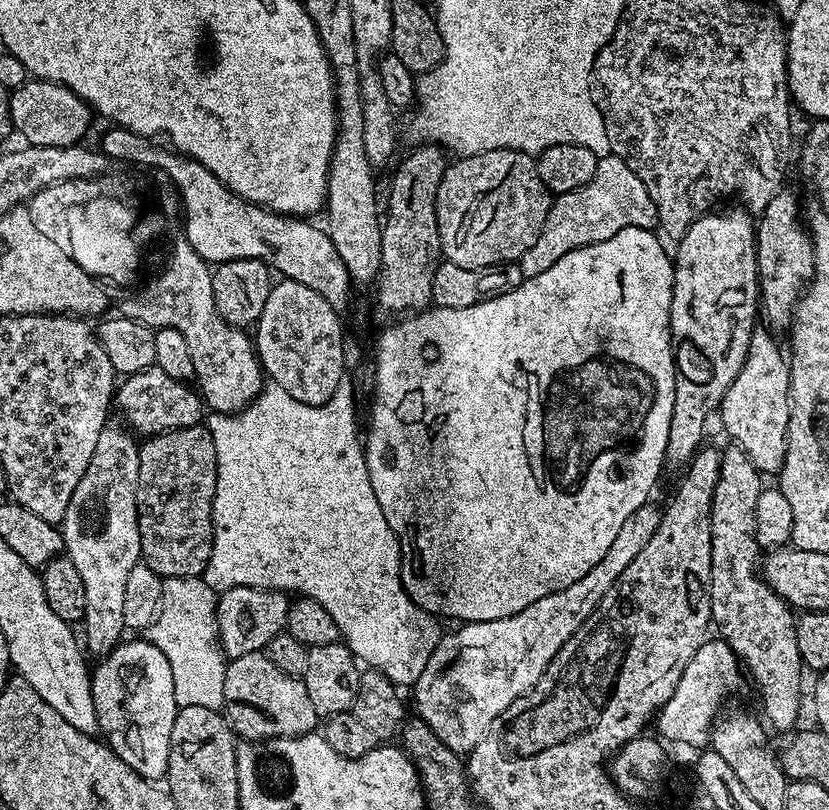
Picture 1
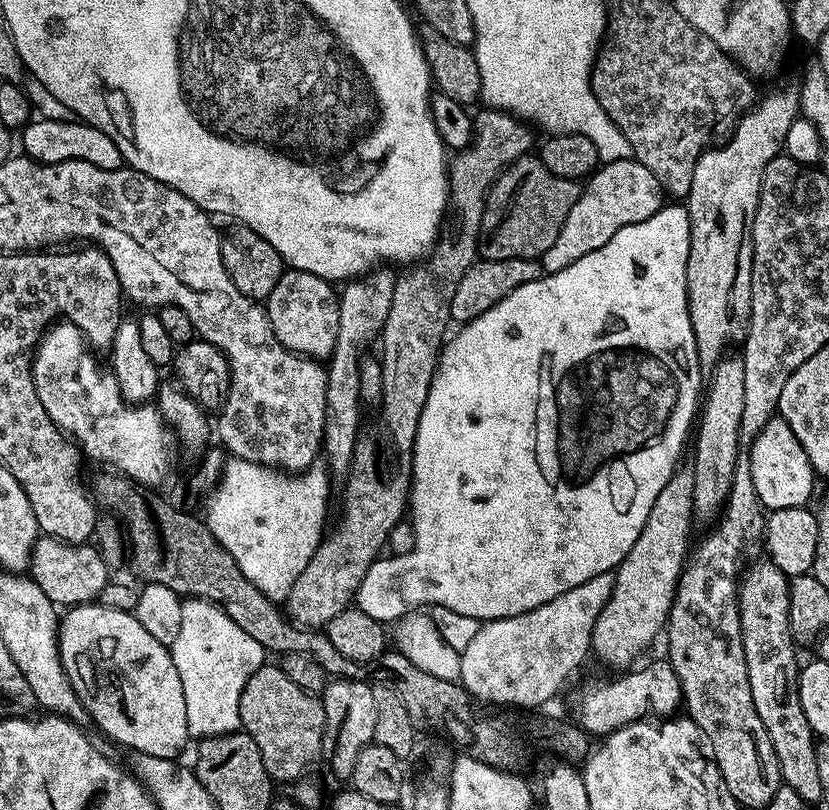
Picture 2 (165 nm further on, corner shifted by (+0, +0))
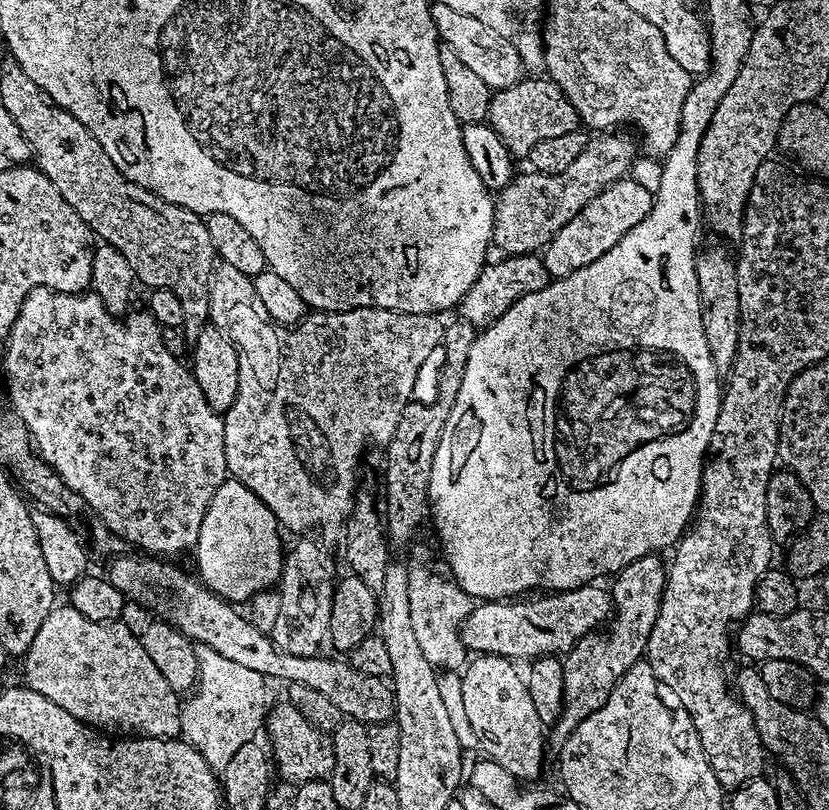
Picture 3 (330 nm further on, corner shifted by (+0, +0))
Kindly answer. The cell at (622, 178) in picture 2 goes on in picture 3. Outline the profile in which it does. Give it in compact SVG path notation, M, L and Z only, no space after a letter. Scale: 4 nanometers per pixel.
M615 180L610 187L602 190L602 194L598 194L598 198L586 202L586 206L582 206L582 210L578 210L578 214L574 214L574 218L570 218L570 222L566 222L566 226L562 226L562 230L558 230L547 248L543 249L544 265L549 277L569 276L572 272L582 270L582 266L590 266L590 262L602 258L610 246L630 234L630 230L634 230L634 226L638 226L638 222L650 214L653 199L654 193L646 190L646 186L640 186L636 180Z

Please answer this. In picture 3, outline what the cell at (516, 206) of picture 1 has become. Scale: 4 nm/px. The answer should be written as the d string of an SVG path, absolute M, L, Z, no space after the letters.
M604 130L593 135L586 142L586 150L582 150L577 160L557 176L535 170L527 170L521 176L520 173L513 175L511 182L499 189L495 197L493 245L509 256L536 254L547 248L554 234L558 234L558 230L562 230L562 226L566 226L586 202L598 198L598 194L615 180L629 175L632 162L638 155L638 144L624 132L627 131Z

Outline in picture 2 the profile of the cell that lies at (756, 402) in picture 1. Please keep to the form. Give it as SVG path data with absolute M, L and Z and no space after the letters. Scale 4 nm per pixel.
M777 426L765 444L753 446L746 475L752 482L752 489L756 491L759 507L764 510L777 512L783 508L803 508L812 496L812 463L806 458L800 443L783 426Z

